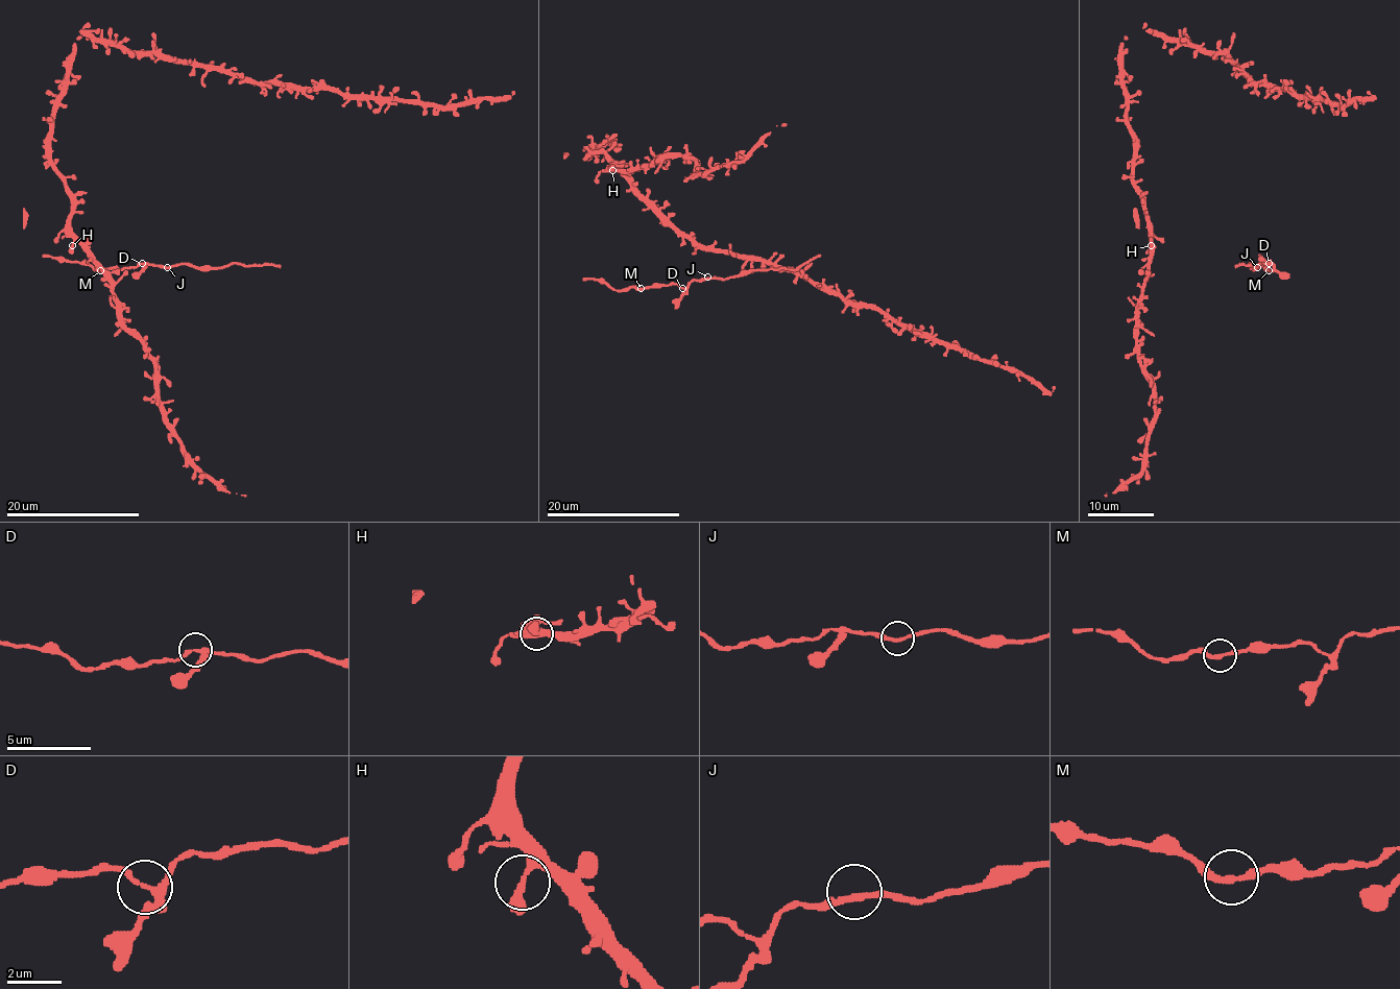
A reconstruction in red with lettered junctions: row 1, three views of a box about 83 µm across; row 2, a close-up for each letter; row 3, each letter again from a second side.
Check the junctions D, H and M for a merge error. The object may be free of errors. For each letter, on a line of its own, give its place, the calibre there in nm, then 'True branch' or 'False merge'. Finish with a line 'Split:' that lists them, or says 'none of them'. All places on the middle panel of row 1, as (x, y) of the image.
D: Place: (682, 288). Thickness 240 nm. True branch
H: Place: (612, 170). Thickness 240 nm. True branch
M: Place: (641, 288). Thickness 240 nm. True branch
Split: none of them

